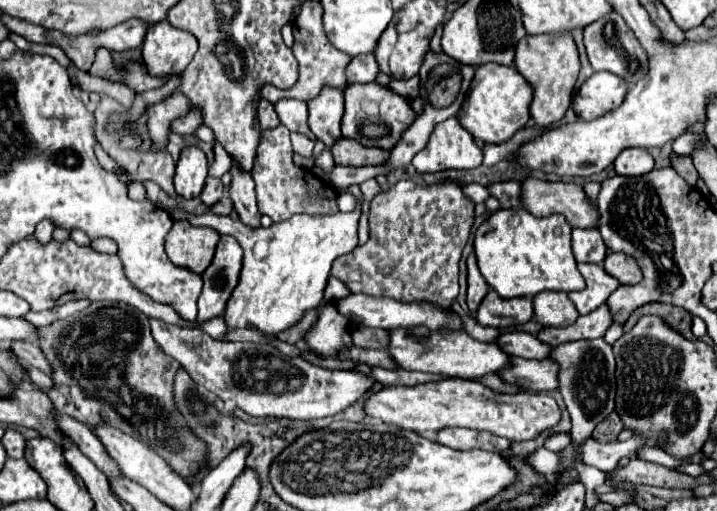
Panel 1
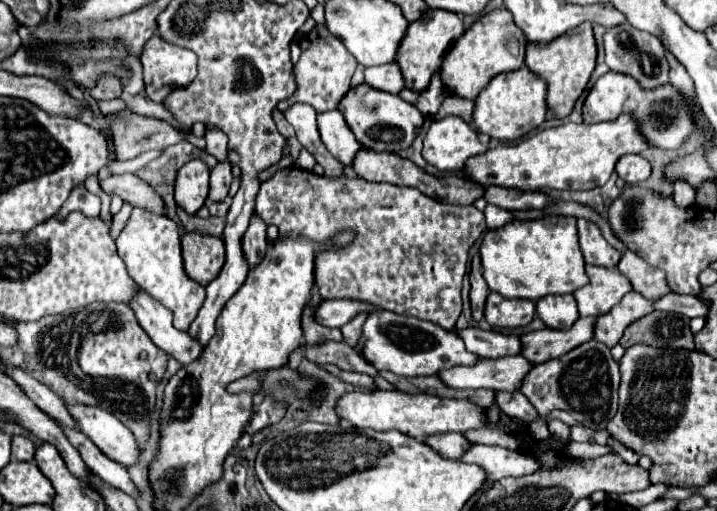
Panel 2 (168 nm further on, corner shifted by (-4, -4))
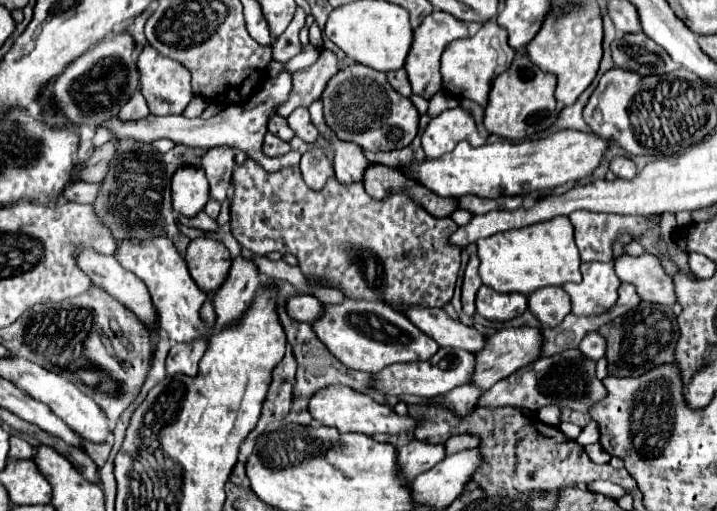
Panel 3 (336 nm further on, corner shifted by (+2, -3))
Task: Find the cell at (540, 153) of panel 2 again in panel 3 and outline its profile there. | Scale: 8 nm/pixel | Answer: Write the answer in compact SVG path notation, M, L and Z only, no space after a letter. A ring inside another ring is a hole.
M558 131L544 139L534 141L498 141L486 143L482 147L470 147L462 141L452 153L438 159L410 161L408 165L398 165L406 177L424 185L440 197L490 197L498 199L504 195L528 195L540 189L554 189L544 185L564 185L566 181L582 181L592 175L592 171L604 159L610 141L598 139L596 135L586 135L582 131Z

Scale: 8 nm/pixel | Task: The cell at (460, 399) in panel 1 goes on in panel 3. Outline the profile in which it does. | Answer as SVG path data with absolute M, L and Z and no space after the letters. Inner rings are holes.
M328 385L324 389L318 389L310 403L308 403L308 411L310 415L314 415L316 421L320 421L320 425L326 427L336 427L340 433L364 433L364 435L374 435L374 433L406 433L408 429L414 429L414 419L408 417L400 417L398 413L394 413L392 407L388 405L380 405L374 399L370 399L366 393L360 391L352 391L346 385Z

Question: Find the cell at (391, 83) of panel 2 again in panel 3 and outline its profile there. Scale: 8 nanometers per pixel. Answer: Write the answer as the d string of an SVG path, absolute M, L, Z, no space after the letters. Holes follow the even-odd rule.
M390 71L388 73L388 79L390 79L390 85L404 97L410 97L412 95L412 87L410 87L410 81L408 81L408 75L406 71Z

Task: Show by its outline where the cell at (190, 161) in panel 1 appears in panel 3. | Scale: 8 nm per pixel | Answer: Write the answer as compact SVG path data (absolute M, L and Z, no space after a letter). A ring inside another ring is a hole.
M180 167L172 177L174 209L186 217L198 215L208 203L208 181L200 167Z

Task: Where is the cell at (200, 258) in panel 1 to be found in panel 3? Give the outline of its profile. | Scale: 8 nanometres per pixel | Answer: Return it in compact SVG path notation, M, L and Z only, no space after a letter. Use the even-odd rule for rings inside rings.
M194 239L186 253L192 279L204 293L214 293L228 277L232 257L228 249L214 239Z

